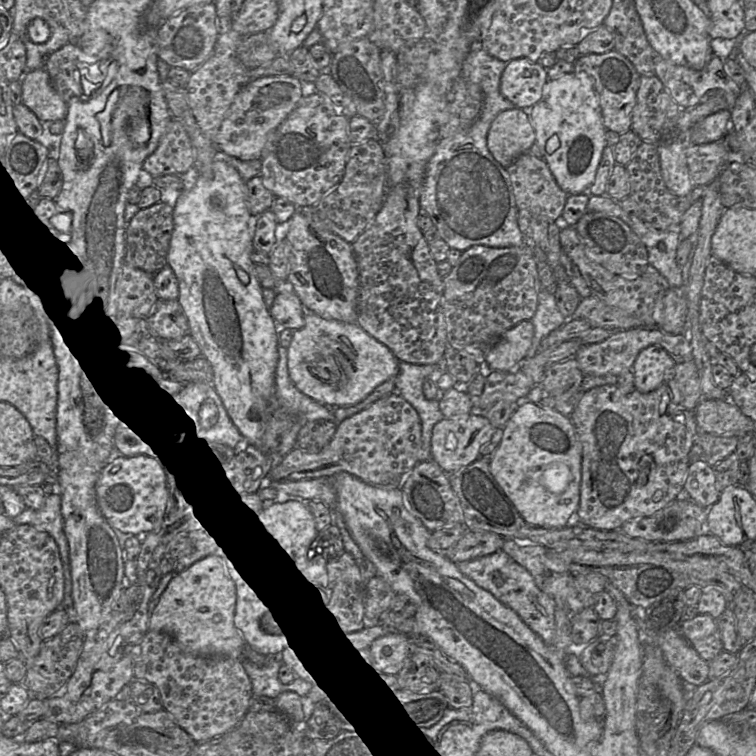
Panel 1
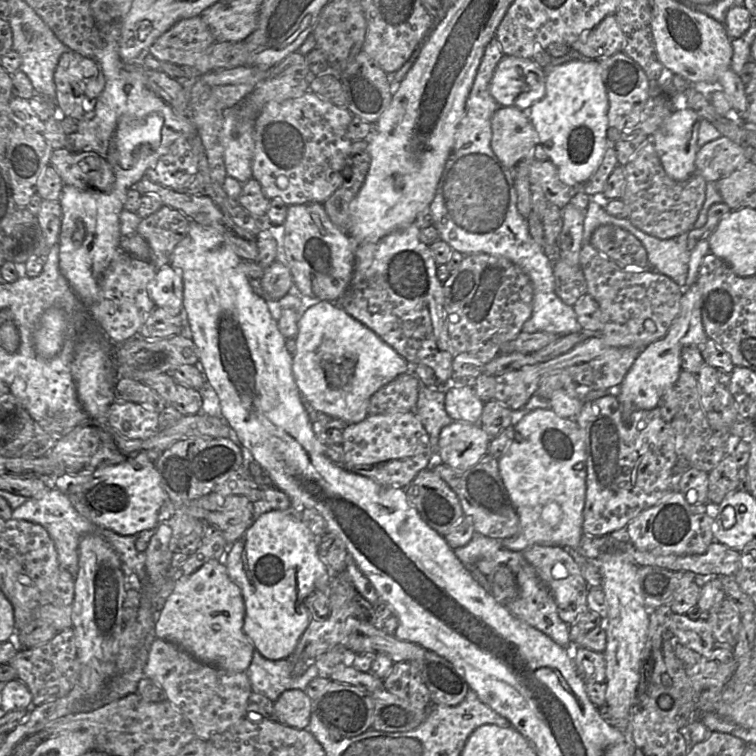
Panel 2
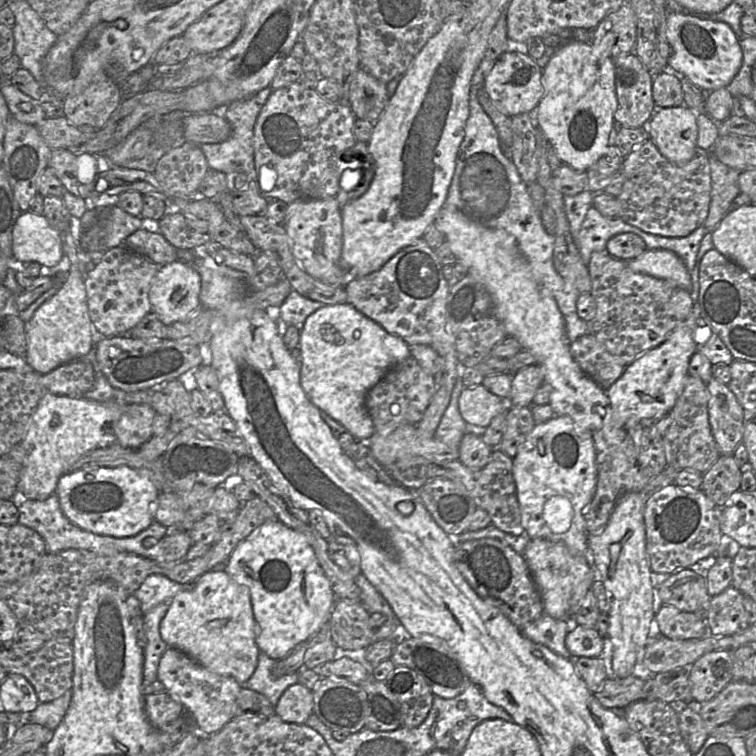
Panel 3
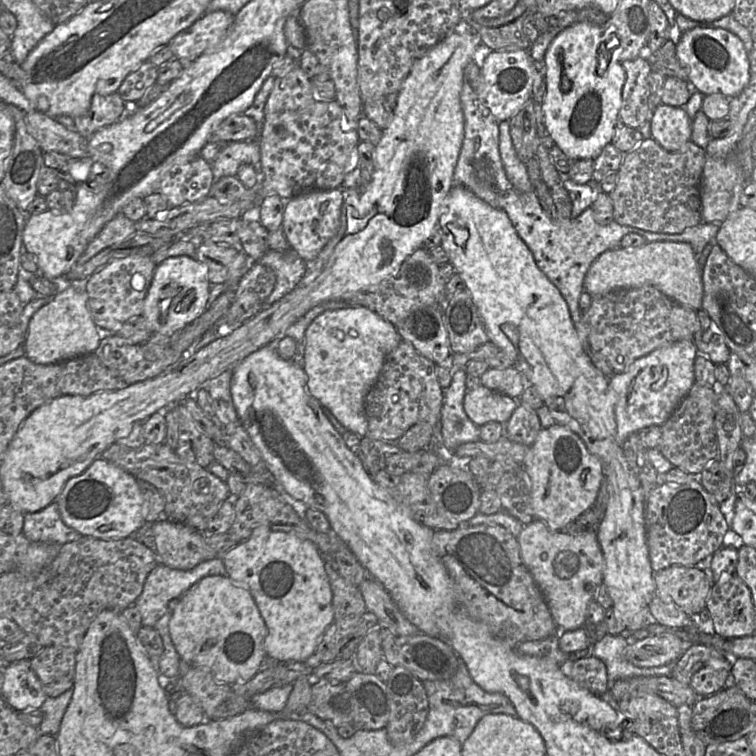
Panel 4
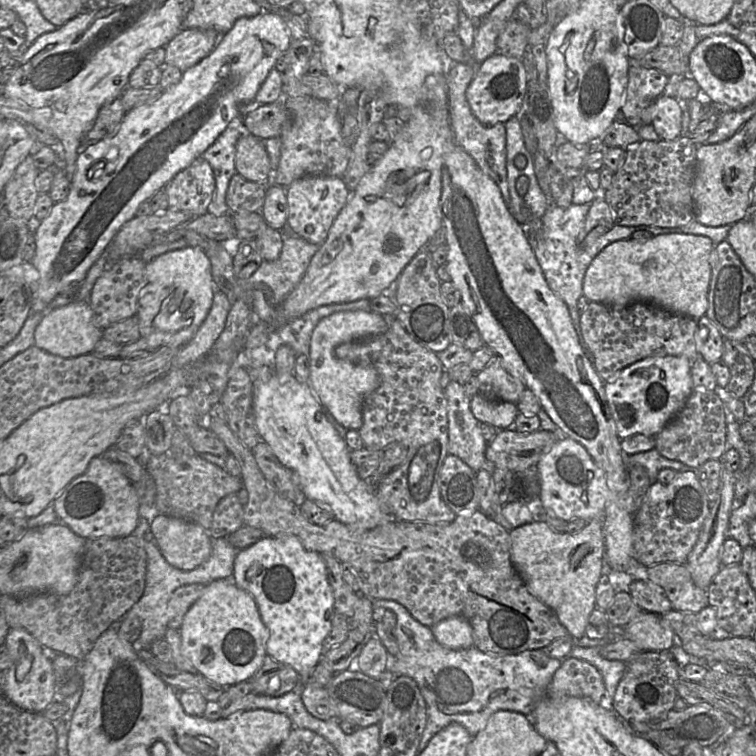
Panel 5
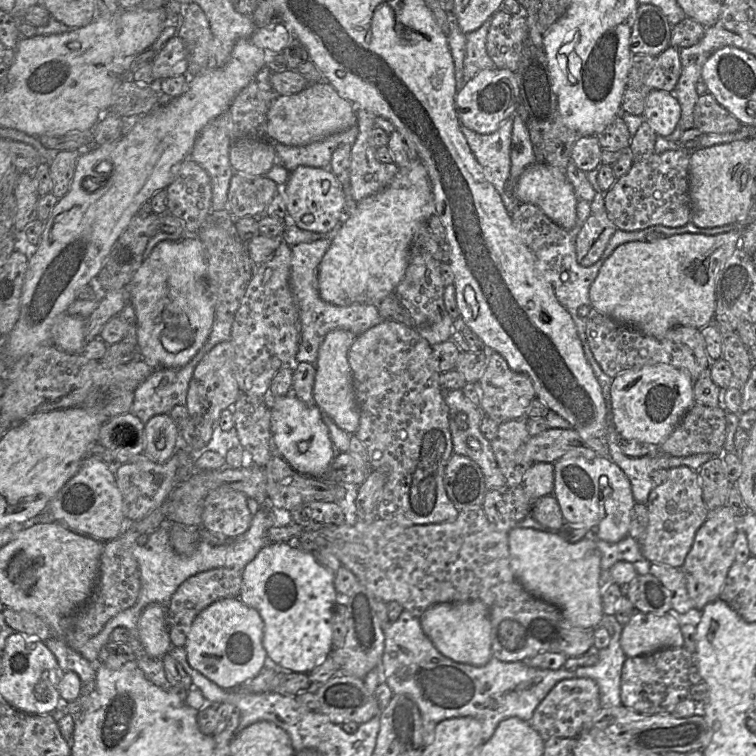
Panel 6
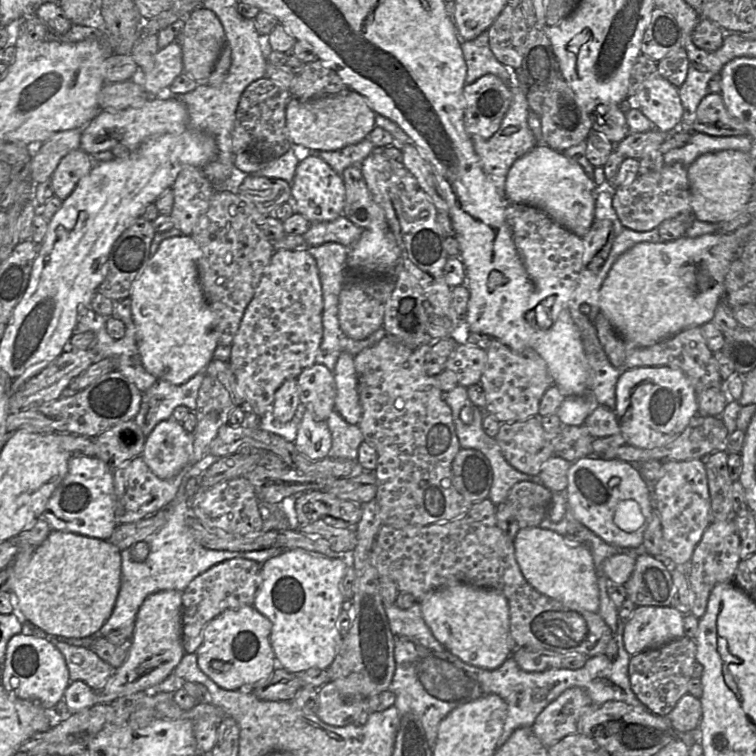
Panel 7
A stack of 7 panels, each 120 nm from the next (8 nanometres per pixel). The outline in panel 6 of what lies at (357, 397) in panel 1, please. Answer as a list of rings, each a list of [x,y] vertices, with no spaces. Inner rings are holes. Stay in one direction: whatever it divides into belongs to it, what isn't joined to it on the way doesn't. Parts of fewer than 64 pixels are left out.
[[[346,330],[330,331],[318,350],[315,363],[316,375],[313,386],[315,405],[327,414],[335,424],[348,434],[354,434],[359,427],[359,410],[352,384],[352,373],[348,363],[348,351],[356,335]]]

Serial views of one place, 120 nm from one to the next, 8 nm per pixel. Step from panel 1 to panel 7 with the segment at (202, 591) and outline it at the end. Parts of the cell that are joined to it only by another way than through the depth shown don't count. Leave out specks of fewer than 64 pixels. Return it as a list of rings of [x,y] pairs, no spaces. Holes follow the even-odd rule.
[[[243,606],[223,611],[204,627],[201,644],[195,653],[199,669],[225,690],[239,690],[243,685],[263,683],[274,672],[273,661],[276,657],[270,644],[271,629],[272,624],[269,619],[253,606]]]

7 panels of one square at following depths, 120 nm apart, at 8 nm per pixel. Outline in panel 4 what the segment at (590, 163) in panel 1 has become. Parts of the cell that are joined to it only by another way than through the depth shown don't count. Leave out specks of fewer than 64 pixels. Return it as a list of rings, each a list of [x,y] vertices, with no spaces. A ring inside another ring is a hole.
[[[592,22],[575,23],[557,34],[544,56],[544,125],[554,143],[573,160],[594,160],[611,142],[618,120],[626,79],[620,45],[619,52],[616,49],[611,53],[607,71],[603,75],[597,73],[598,47],[609,32],[610,28]]]

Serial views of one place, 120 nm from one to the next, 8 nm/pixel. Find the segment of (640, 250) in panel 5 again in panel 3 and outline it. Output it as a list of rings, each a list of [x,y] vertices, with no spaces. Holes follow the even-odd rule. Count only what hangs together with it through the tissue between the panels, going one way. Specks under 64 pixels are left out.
[[[646,249],[638,257],[626,261],[626,264],[634,272],[671,281],[690,292],[691,273],[680,257],[670,250]]]

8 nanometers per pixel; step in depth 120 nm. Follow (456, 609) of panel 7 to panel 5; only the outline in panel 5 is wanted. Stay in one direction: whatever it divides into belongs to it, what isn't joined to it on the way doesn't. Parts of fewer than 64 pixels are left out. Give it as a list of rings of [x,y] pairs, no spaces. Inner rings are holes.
[[[461,616],[441,620],[431,627],[433,636],[444,647],[459,650],[473,647],[473,630],[469,621]]]

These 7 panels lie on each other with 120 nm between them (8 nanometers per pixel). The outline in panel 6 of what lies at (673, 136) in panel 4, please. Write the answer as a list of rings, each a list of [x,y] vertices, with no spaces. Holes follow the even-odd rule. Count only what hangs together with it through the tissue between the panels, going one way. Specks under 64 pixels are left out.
[[[651,90],[646,97],[642,117],[657,136],[667,137],[680,121],[681,107],[673,93]]]

